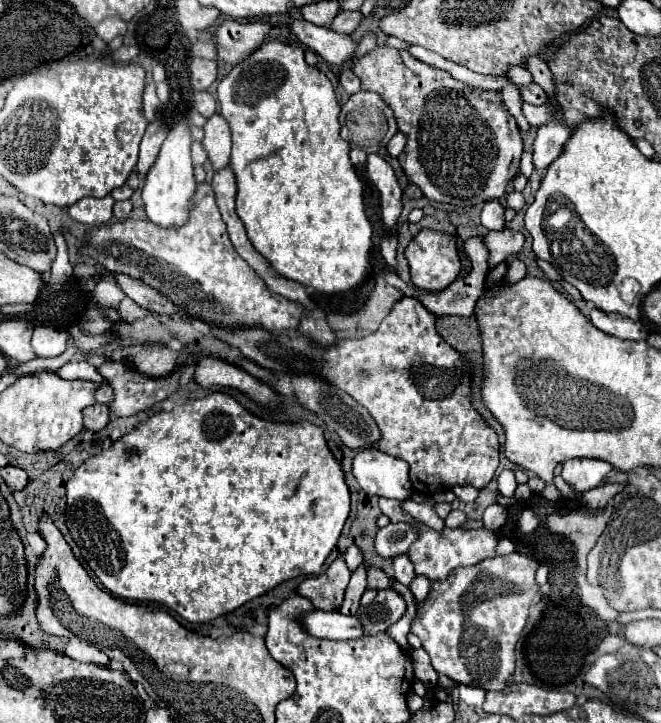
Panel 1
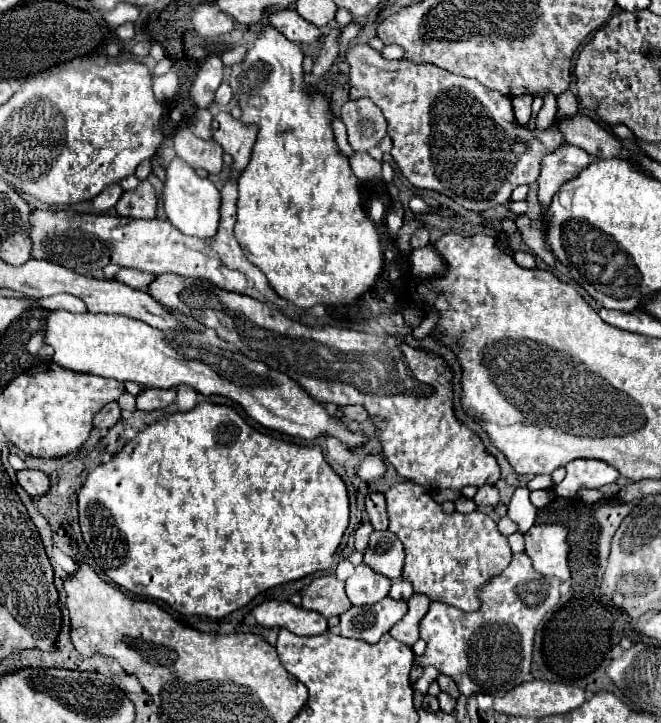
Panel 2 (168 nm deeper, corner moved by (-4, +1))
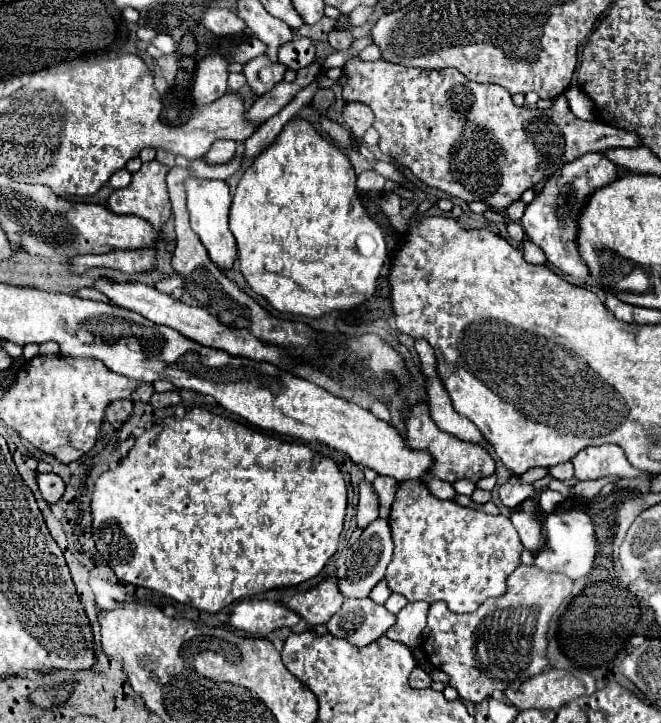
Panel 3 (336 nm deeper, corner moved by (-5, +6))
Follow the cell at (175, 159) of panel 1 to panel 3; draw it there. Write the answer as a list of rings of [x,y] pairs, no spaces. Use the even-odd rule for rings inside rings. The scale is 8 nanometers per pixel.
[[[187,177],[185,179],[185,191],[187,191],[187,211],[191,217],[191,229],[199,235],[201,243],[205,245],[209,257],[221,267],[231,269],[233,261],[237,257],[235,237],[229,231],[229,207],[231,207],[231,195],[225,181],[211,181],[211,179],[199,179],[199,177]]]

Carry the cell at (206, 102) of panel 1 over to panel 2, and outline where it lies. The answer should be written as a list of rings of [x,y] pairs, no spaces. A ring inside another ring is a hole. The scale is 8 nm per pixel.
[[[222,82],[220,88],[216,90],[216,100],[214,100],[214,102],[216,102],[216,104],[228,104],[228,102],[232,100],[232,96],[234,96],[234,94],[232,94],[230,84],[228,84],[228,82]]]

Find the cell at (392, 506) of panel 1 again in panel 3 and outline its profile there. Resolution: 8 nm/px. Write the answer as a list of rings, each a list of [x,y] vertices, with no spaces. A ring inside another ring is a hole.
[[[419,479],[403,481],[397,485],[389,525],[395,551],[385,579],[391,591],[405,595],[409,601],[445,601],[453,613],[473,613],[485,599],[505,593],[505,577],[509,577],[509,573],[521,565],[521,541],[509,517],[487,515],[469,507],[461,507],[455,501],[437,499]]]

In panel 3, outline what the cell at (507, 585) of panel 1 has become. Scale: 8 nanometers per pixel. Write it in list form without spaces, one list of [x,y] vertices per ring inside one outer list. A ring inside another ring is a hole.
[[[519,565],[507,577],[507,591],[497,599],[487,599],[475,613],[457,615],[451,613],[443,601],[431,605],[427,615],[427,627],[423,629],[423,649],[429,657],[429,663],[449,675],[449,685],[459,691],[461,699],[479,703],[491,697],[495,691],[517,689],[529,677],[541,673],[547,667],[545,657],[545,629],[553,613],[559,609],[565,599],[571,595],[573,581],[563,573],[545,573],[535,565]]]

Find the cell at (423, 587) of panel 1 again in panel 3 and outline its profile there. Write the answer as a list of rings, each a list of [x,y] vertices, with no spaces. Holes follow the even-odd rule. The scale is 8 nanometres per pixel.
[[[413,601],[407,603],[405,609],[397,613],[397,623],[385,633],[393,641],[401,641],[409,645],[411,649],[421,643],[421,631],[425,629],[429,603],[425,601]]]

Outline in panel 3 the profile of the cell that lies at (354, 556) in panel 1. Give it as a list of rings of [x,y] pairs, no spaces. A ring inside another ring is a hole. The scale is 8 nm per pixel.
[[[383,579],[381,583],[375,585],[375,589],[371,589],[369,597],[373,599],[375,603],[383,605],[389,598],[389,593],[391,593],[391,591],[389,591],[389,585],[387,585],[387,581]]]

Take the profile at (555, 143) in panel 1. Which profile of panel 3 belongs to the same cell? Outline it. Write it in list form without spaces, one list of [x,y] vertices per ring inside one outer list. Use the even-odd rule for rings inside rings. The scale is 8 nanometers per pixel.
[[[585,153],[585,155],[577,157],[575,161],[565,163],[563,169],[555,175],[555,181],[545,183],[541,193],[537,193],[537,197],[525,209],[521,225],[523,225],[523,231],[527,233],[527,237],[543,249],[543,253],[551,265],[555,265],[557,269],[561,269],[563,273],[567,273],[575,279],[589,281],[589,269],[585,269],[585,263],[577,257],[577,249],[575,249],[575,241],[573,241],[575,231],[577,231],[577,227],[575,227],[577,209],[581,209],[581,201],[585,201],[585,197],[589,197],[589,193],[593,189],[607,185],[617,175],[619,175],[617,165],[613,165],[603,153]]]

